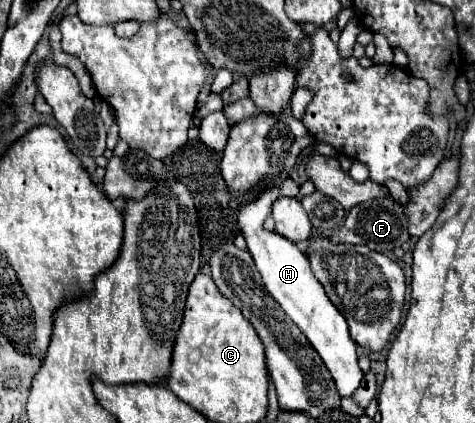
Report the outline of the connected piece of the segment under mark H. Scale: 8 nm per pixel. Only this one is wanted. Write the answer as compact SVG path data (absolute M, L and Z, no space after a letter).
M285 178L279 184L267 186L263 192L259 192L255 200L237 206L237 226L247 242L247 252L253 256L267 292L275 298L275 302L283 308L283 312L295 322L295 326L299 326L299 330L311 342L315 352L319 352L323 364L327 366L327 370L331 372L337 384L339 394L351 396L363 380L363 370L359 368L357 346L355 346L355 340L349 336L345 318L325 296L325 290L321 282L313 276L305 254L281 234L269 232L263 228L263 222L267 220L267 216L271 216L273 202L283 194L297 194L297 192L299 192L299 186L291 178Z

